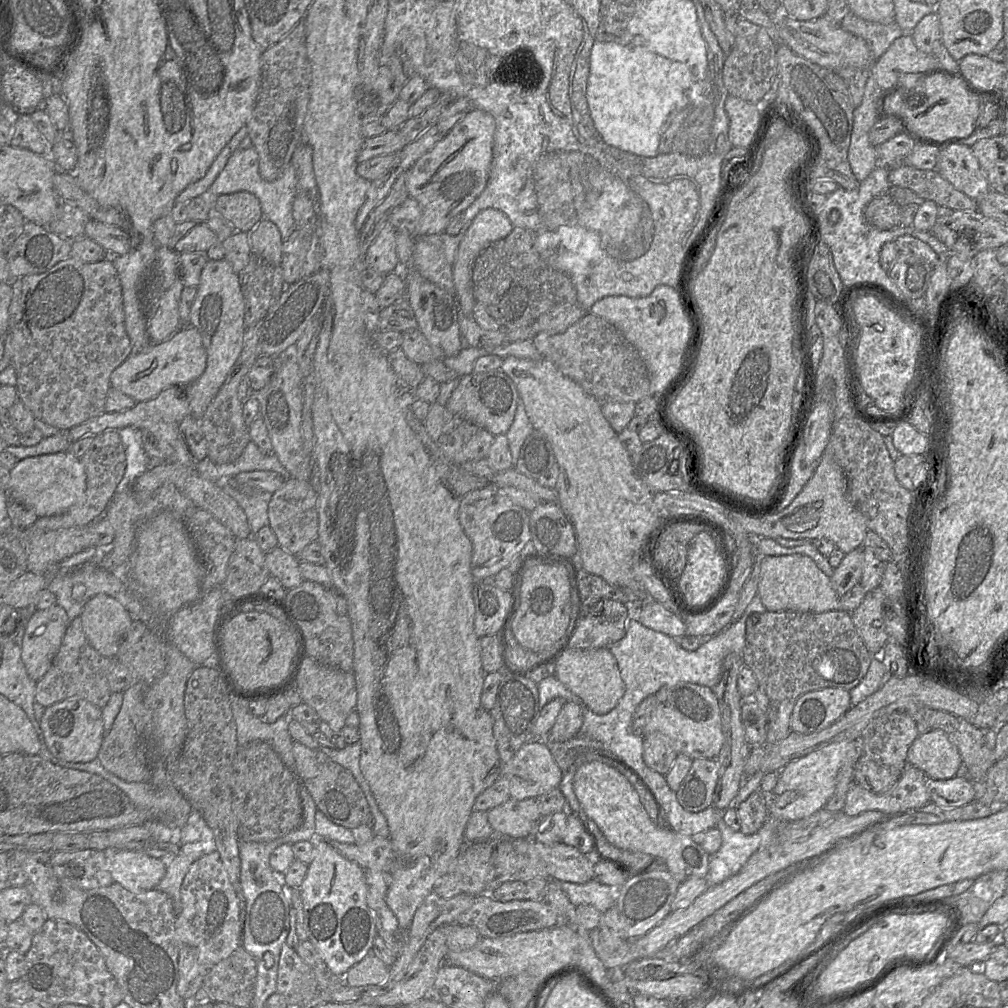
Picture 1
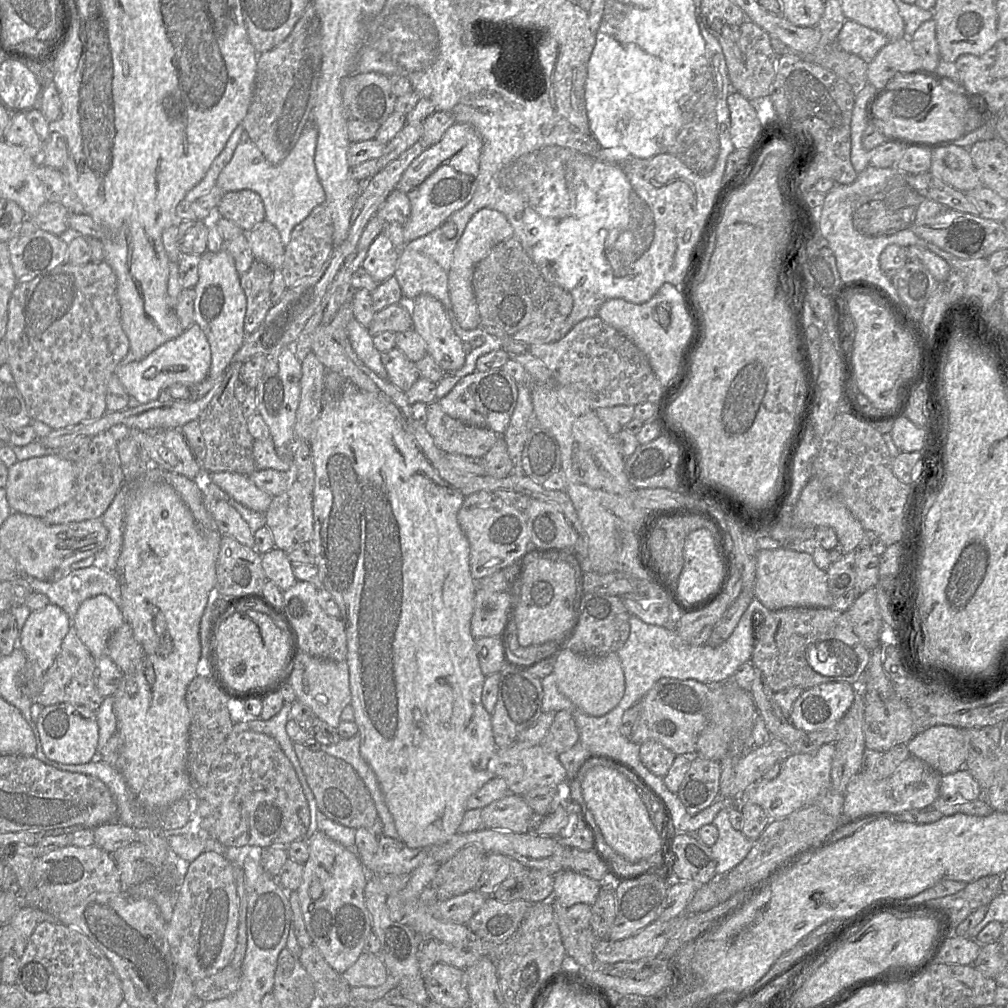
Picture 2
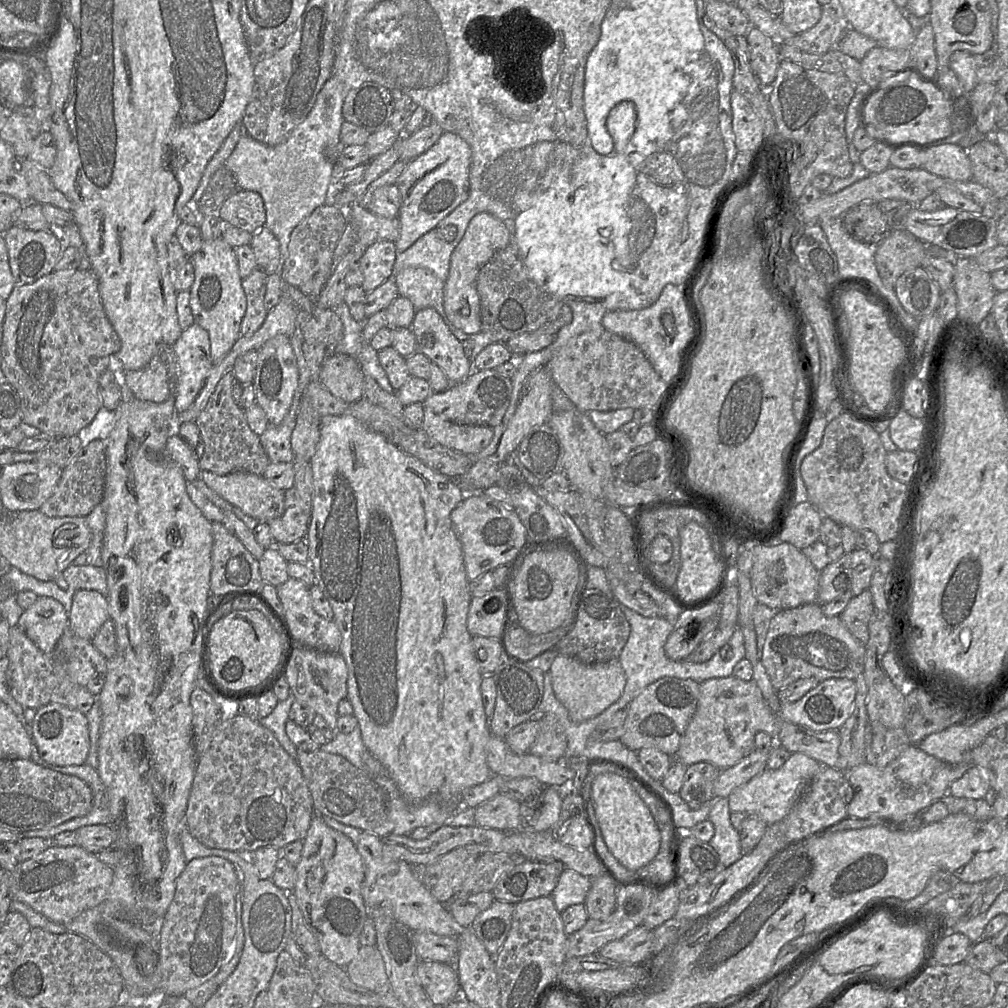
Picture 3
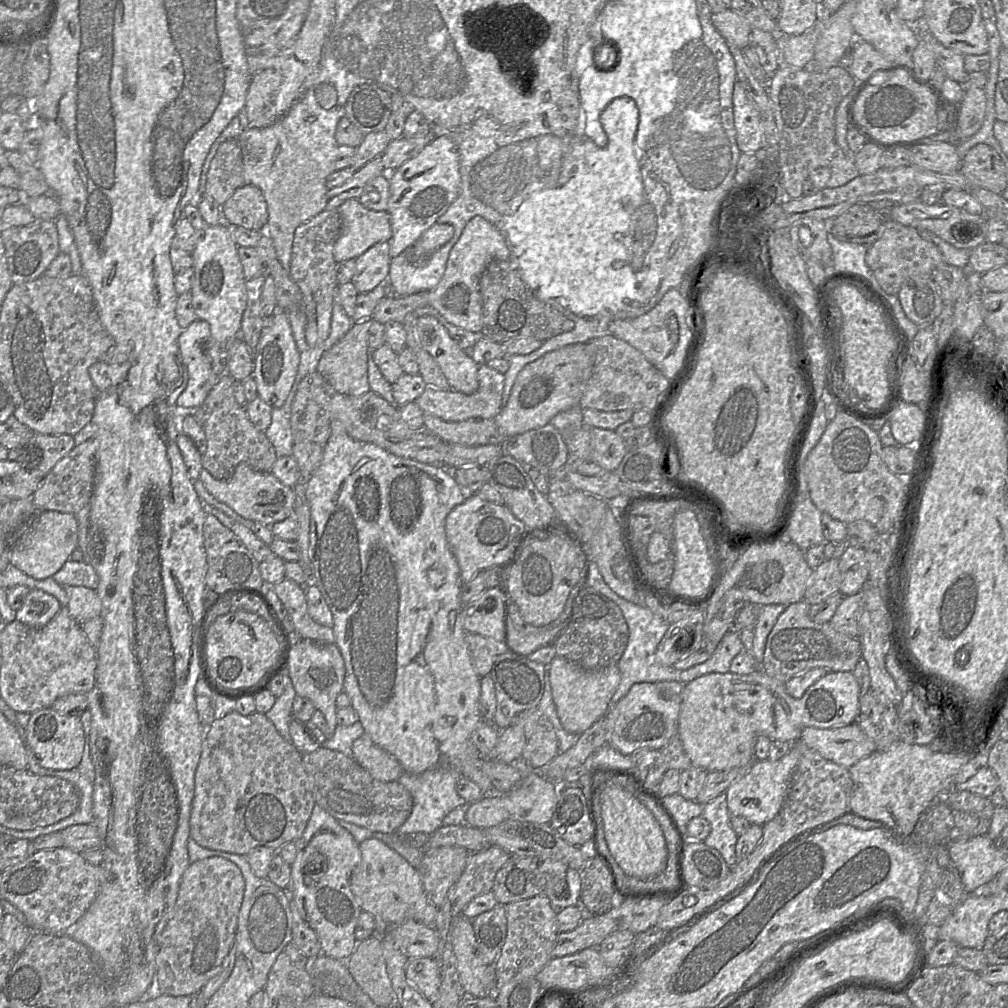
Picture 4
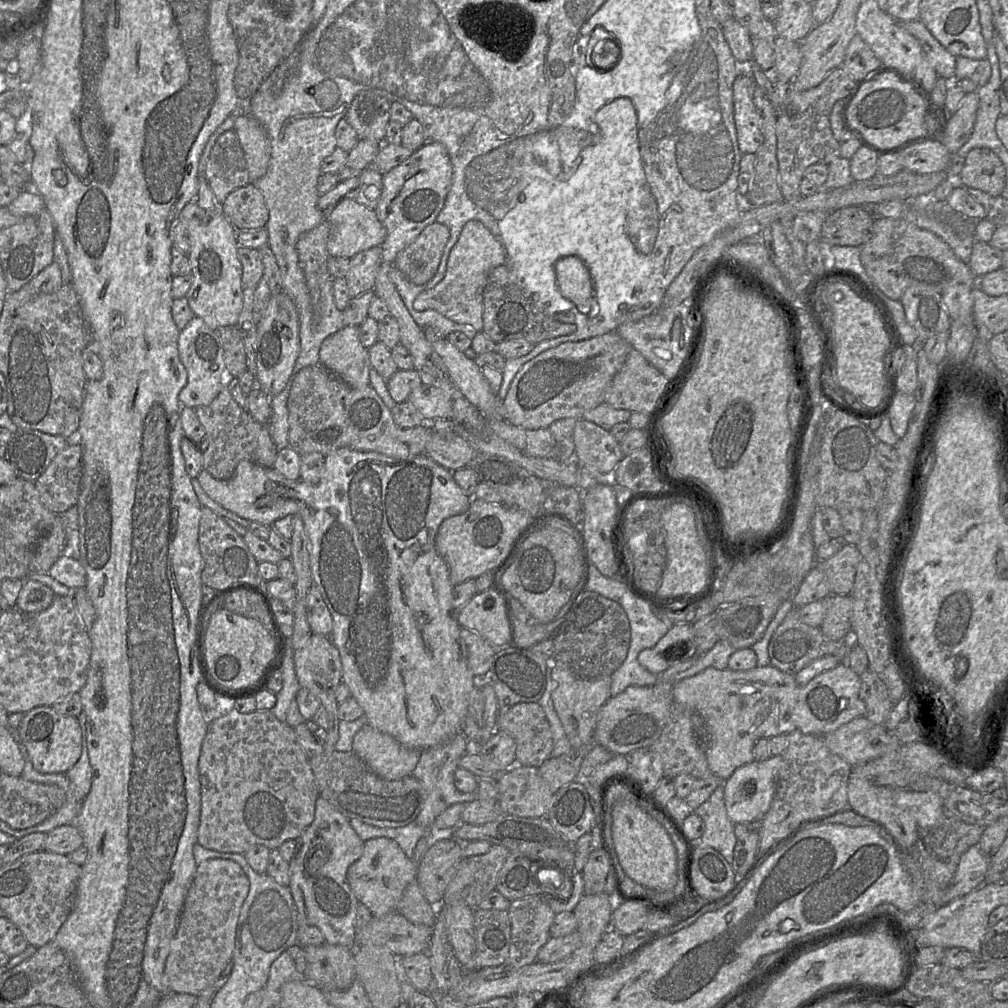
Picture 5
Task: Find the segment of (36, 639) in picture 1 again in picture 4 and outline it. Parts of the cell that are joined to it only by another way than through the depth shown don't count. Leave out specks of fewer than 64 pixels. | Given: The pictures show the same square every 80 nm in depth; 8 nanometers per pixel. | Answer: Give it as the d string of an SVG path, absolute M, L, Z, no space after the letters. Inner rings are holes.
M30 589L22 606L16 610L16 620L34 627L45 626L60 610L60 602L40 589Z

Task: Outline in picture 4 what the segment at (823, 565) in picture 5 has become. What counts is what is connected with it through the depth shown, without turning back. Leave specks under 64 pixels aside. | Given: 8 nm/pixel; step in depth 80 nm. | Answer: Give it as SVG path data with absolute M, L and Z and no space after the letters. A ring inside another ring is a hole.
M847 545L838 559L841 584L839 592L844 596L858 593L868 578L868 561L864 548Z

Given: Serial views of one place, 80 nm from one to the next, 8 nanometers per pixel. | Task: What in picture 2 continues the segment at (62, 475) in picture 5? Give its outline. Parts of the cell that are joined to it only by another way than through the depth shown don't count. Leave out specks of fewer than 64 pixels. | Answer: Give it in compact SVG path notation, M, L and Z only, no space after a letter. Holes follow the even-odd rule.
M109 430L100 432L91 438L88 449L74 462L74 467L76 481L73 497L44 515L41 518L44 523L57 525L101 518L124 484L117 441Z

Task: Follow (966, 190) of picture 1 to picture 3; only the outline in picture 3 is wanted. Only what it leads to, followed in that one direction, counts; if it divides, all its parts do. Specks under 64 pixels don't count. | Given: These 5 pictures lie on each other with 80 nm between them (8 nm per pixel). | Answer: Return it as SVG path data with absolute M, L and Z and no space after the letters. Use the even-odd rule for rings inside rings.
M957 144L925 146L918 149L925 153L923 168L940 177L956 180L972 180L971 162L967 149Z

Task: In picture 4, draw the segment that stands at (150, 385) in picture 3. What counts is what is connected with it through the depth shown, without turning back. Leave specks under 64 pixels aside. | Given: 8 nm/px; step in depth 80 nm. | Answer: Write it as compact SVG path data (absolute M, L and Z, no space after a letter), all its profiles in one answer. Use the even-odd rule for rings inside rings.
M197 319L178 338L178 346L182 361L187 369L188 380L185 390L177 398L177 406L197 409L205 401L212 388L222 376L229 375L226 371L226 349L217 342L210 331L208 322Z

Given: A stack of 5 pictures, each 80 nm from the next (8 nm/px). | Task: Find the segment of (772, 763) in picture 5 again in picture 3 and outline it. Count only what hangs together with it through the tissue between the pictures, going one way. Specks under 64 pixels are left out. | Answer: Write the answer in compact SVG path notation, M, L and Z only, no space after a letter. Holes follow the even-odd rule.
M791 753L781 768L765 769L747 783L734 789L728 797L730 810L758 816L768 825L779 822L789 814L806 785L819 772L820 768L821 764L806 754Z

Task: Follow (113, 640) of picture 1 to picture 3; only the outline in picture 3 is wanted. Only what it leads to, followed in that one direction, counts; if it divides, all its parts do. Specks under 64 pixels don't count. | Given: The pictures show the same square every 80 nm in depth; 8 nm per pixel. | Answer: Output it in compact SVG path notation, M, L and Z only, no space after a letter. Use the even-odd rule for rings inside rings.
M76 591L68 618L69 629L77 636L91 641L100 627L110 619L106 597L97 591Z

